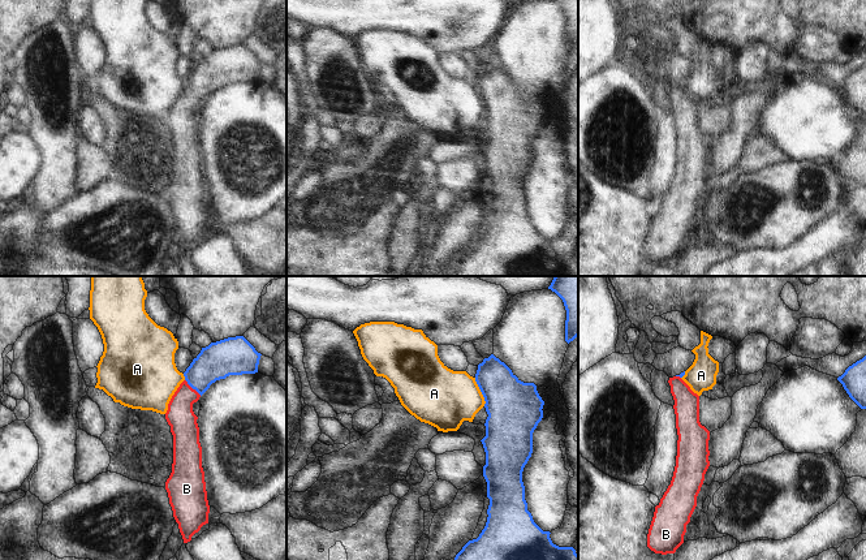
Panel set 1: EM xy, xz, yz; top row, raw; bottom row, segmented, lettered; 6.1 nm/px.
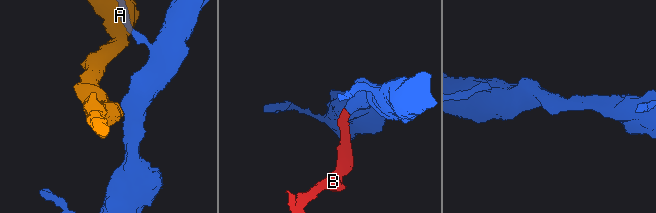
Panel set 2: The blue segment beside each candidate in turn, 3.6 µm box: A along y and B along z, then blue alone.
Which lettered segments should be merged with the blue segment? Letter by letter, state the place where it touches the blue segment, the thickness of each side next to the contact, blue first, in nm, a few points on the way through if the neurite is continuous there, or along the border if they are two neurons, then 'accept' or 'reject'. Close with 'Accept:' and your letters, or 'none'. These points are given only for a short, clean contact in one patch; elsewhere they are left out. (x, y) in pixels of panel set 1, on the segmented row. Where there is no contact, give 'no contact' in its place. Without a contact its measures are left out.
A: meets blue in xz at (481, 391); 340 nm thick on the blue side, 360 nm on the other; border along xz (474, 378), (485, 405); reject
B: meets blue in xy at (193, 388); 220 nm thick on the blue side, 170 nm on the other; runs through xy (219, 360), (193, 388), (181, 401), (180, 416); accept
Accept: B

